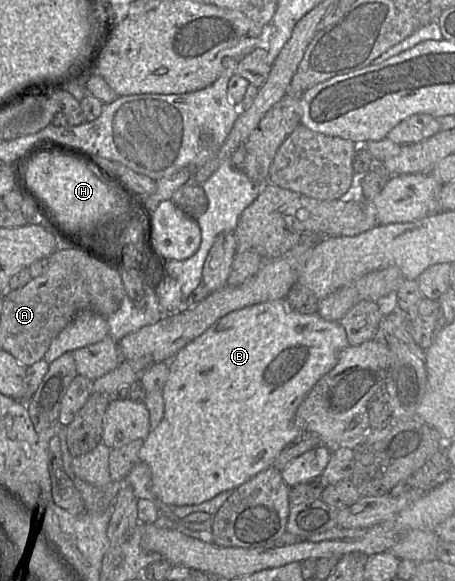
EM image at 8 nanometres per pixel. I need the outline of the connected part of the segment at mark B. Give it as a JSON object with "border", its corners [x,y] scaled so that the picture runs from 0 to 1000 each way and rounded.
{"border":[[[613,515],[505,537],[400,597],[369,623],[371,649],[354,675],[363,694],[360,718],[354,728],[332,740],[305,778],[308,795],[332,806],[334,845],[341,857],[371,871],[442,867],[490,845],[519,842],[569,812],[596,804],[618,776],[664,747],[646,728],[655,699],[695,657],[734,633],[747,606],[765,596],[760,570],[747,554],[712,551],[697,539],[662,540],[642,534],[626,515]]]}

